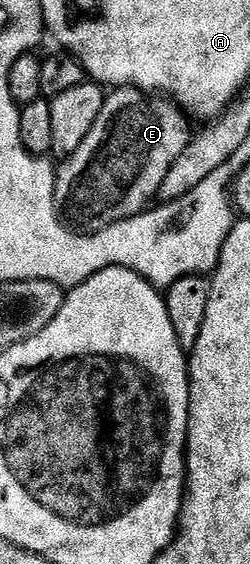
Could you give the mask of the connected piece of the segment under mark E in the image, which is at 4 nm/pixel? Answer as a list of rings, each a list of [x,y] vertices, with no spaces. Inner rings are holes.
[[[131,87],[113,88],[105,96],[102,115],[90,127],[90,135],[86,135],[82,147],[74,155],[63,158],[56,169],[56,203],[67,224],[80,231],[95,231],[145,212],[157,200],[166,171],[170,171],[174,159],[186,151],[194,136],[188,124],[184,110],[163,96]]]

